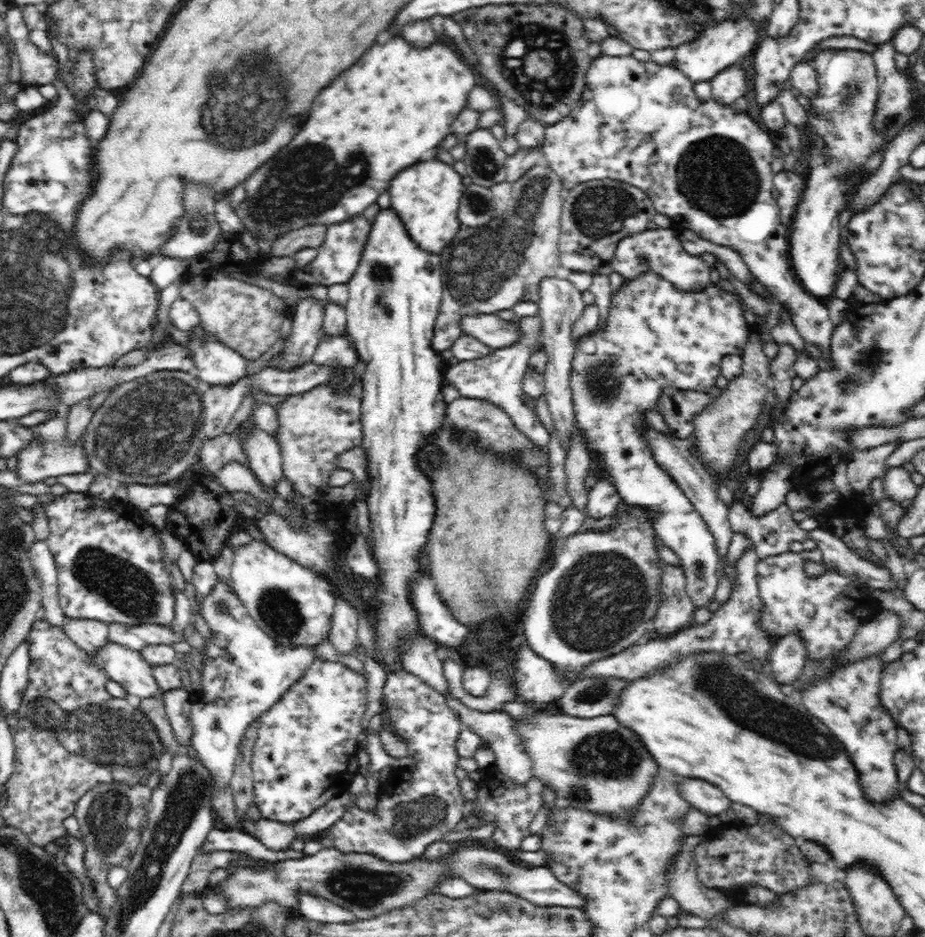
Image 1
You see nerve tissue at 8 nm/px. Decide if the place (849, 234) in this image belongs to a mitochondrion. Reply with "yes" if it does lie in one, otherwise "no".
no

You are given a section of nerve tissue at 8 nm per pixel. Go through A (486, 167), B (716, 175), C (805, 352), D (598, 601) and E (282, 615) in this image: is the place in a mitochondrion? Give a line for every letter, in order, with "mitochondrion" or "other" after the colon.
A: mitochondrion
B: mitochondrion
C: other
D: mitochondrion
E: mitochondrion

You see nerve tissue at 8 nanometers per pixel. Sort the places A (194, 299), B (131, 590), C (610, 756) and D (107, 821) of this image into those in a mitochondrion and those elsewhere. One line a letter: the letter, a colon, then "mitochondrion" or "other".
A: other
B: mitochondrion
C: mitochondrion
D: mitochondrion

